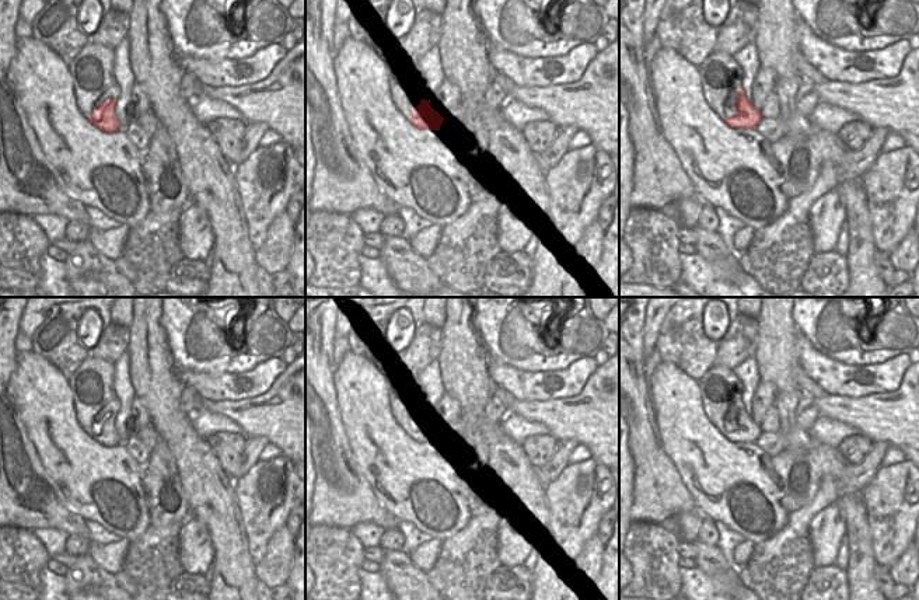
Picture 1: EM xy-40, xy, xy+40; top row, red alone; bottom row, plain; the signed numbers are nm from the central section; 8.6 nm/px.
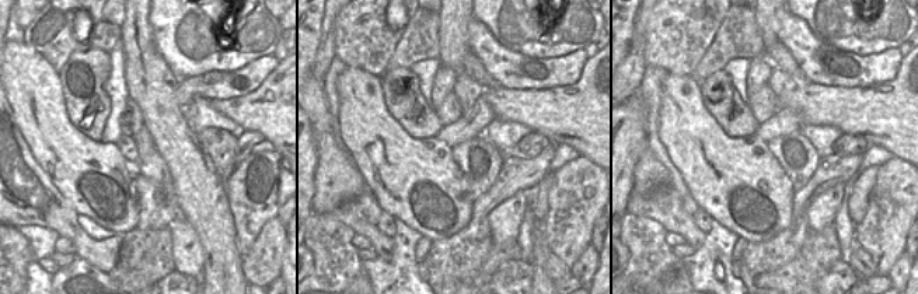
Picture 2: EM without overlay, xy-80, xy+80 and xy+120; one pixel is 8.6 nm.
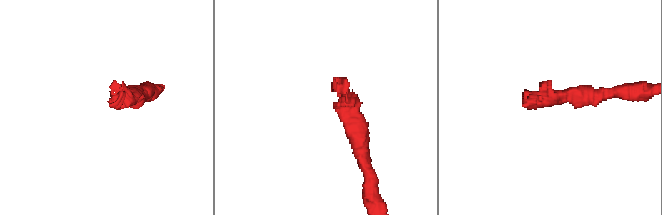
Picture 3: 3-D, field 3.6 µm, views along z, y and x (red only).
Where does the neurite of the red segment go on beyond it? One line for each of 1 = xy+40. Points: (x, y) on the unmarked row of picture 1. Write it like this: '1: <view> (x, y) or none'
1: xy+40 (722, 390)

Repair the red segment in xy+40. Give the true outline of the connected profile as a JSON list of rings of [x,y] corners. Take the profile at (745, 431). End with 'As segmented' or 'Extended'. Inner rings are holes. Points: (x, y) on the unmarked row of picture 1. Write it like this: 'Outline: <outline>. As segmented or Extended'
Outline: [[[713,364],[698,384],[705,415],[727,440],[745,444],[758,440],[761,425],[744,409],[742,384],[731,369]]]. Extended

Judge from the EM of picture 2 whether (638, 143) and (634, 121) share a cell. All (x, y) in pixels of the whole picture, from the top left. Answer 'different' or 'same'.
same

